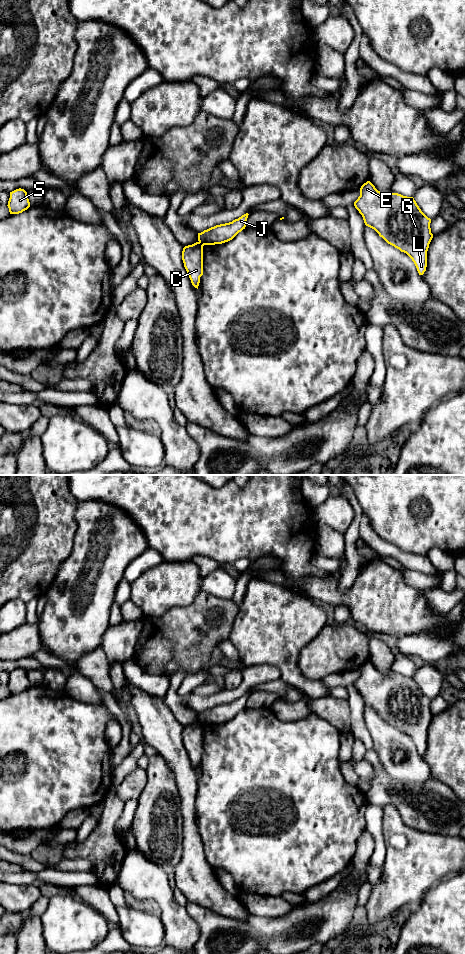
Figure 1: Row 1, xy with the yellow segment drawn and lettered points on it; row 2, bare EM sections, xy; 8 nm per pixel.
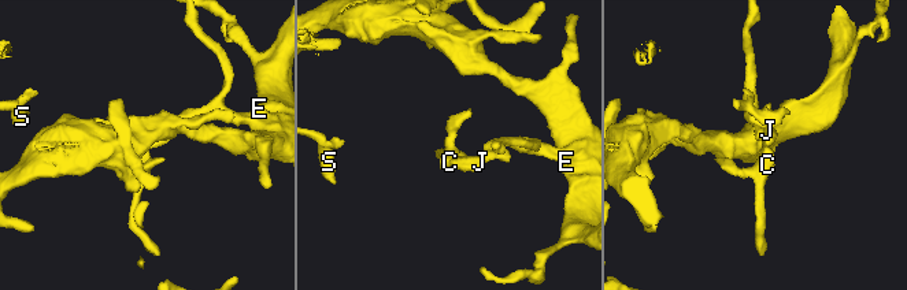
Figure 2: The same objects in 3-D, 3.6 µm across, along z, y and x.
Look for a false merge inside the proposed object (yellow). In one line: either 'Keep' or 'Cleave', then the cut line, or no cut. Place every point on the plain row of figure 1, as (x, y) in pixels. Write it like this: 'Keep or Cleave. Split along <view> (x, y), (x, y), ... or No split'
Cleave. Split along xy (199, 721), (203, 725)

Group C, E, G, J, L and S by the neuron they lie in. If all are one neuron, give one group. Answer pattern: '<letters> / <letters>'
C / E G J L S

